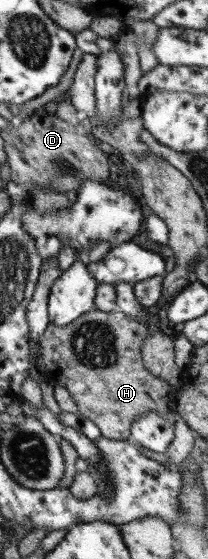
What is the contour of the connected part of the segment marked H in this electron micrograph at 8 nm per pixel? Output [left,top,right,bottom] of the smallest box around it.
[35,309,173,441]

